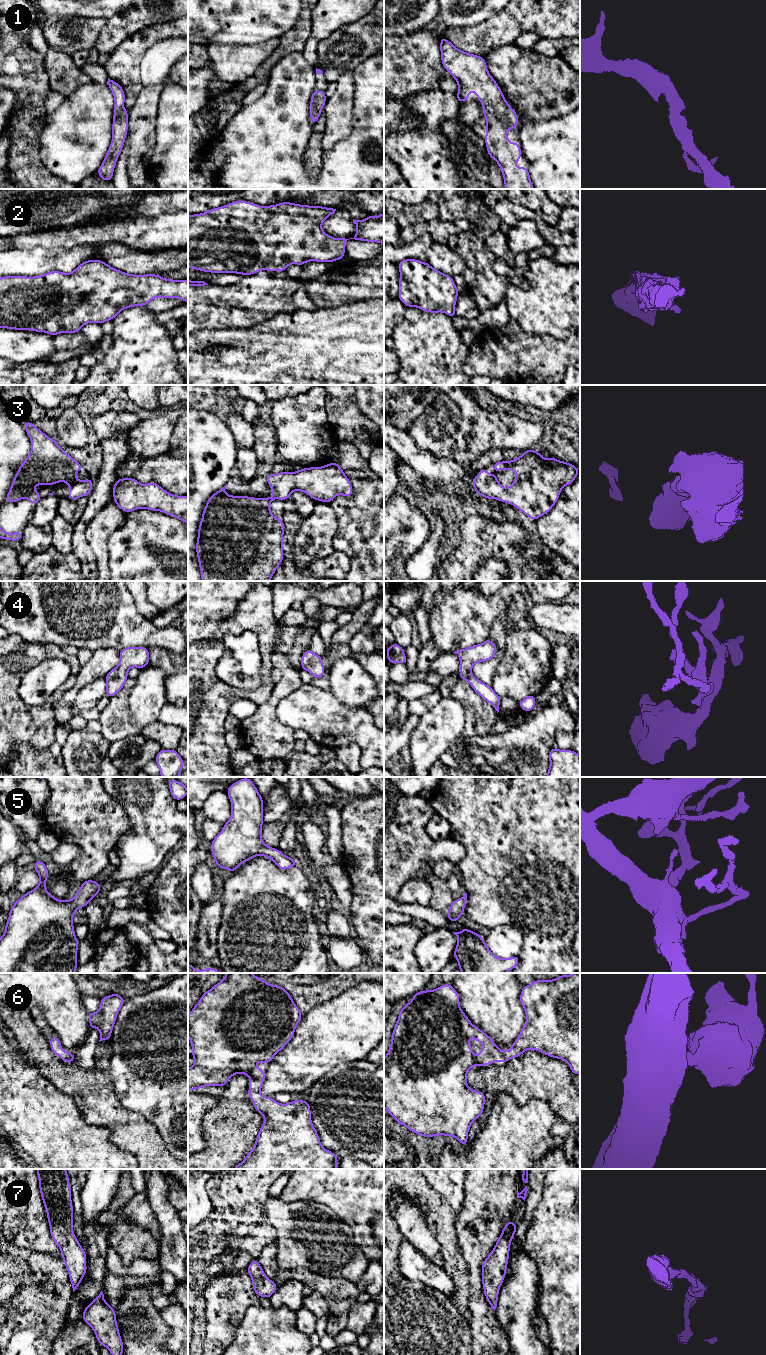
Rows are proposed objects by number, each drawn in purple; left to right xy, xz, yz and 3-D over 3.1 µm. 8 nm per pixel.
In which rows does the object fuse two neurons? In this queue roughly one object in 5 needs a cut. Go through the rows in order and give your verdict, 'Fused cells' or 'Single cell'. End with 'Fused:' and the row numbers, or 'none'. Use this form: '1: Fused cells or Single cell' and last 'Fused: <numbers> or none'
1: Single cell
2: Single cell
3: Single cell
4: Single cell
5: Single cell
6: Single cell
7: Single cell
Fused: none

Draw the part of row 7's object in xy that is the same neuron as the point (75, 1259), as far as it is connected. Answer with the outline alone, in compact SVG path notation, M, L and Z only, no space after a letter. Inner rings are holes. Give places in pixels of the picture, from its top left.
M36 1169L50 1235L61 1250L73 1292L87 1272L86 1251L73 1231L71 1186L66 1169Z

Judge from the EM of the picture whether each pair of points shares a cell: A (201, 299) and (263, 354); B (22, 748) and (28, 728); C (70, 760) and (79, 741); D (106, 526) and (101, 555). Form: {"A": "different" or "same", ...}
{"A": "different", "B": "different", "C": "same", "D": "same"}

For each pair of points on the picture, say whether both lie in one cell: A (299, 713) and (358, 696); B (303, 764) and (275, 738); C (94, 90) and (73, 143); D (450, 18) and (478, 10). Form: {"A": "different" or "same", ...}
{"A": "different", "B": "different", "C": "same", "D": "same"}

